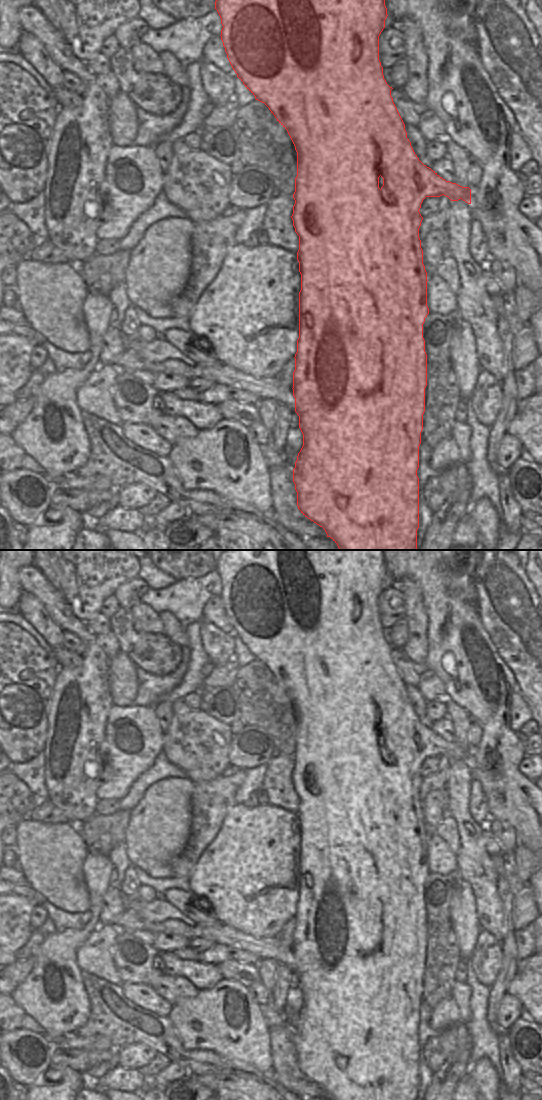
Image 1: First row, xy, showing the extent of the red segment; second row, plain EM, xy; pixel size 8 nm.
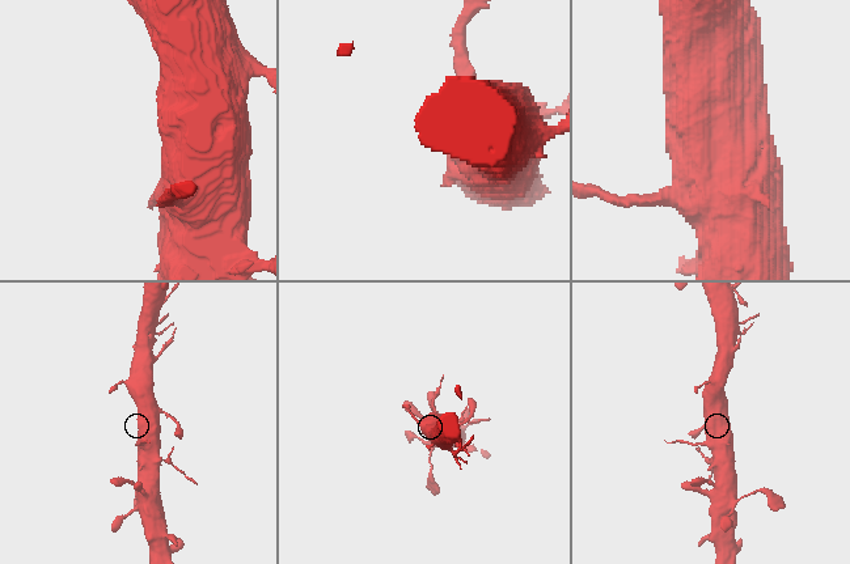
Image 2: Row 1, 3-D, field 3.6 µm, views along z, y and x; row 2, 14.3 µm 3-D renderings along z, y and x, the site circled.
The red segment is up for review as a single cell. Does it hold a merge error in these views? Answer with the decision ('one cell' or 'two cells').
one cell

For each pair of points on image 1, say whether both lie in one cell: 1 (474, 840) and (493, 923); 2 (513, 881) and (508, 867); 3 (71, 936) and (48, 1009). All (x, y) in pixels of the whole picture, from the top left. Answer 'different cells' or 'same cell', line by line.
1: same cell
2: same cell
3: same cell

